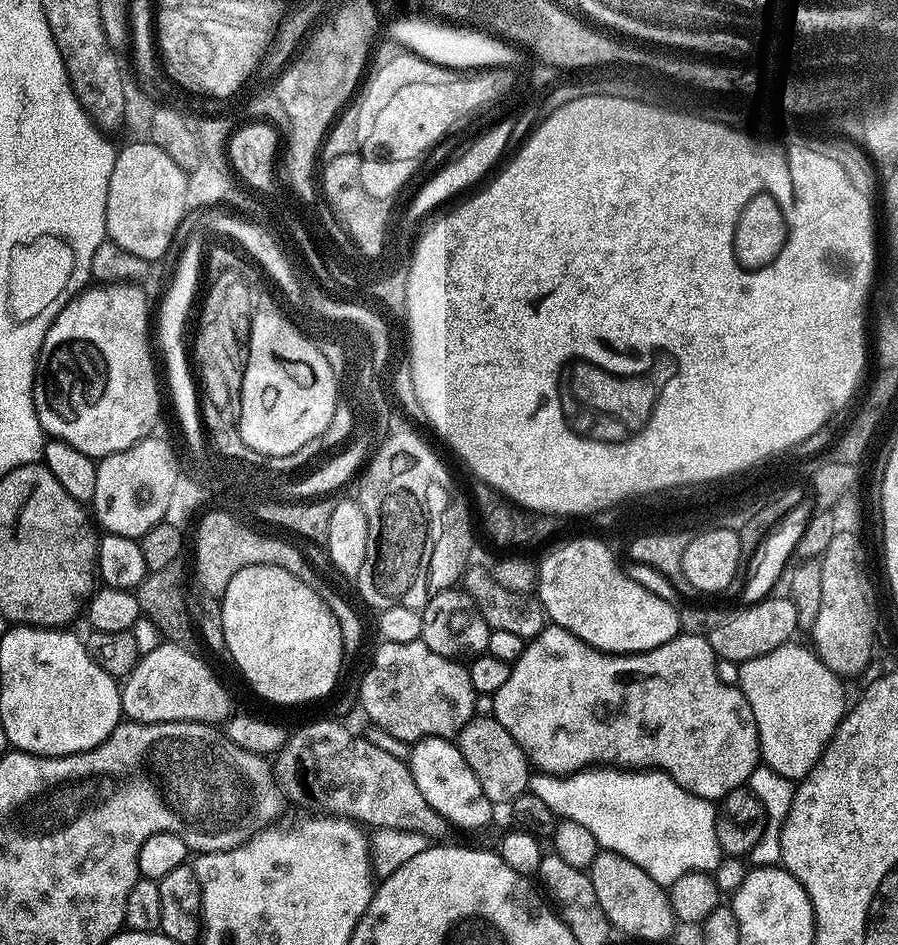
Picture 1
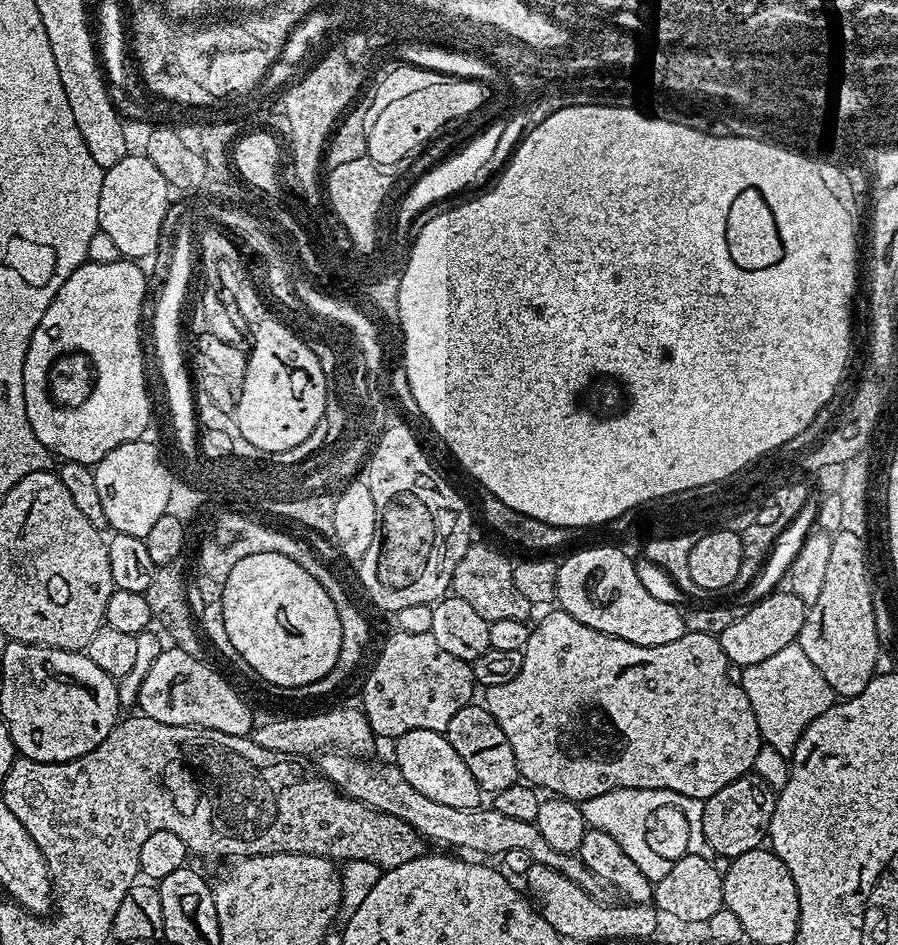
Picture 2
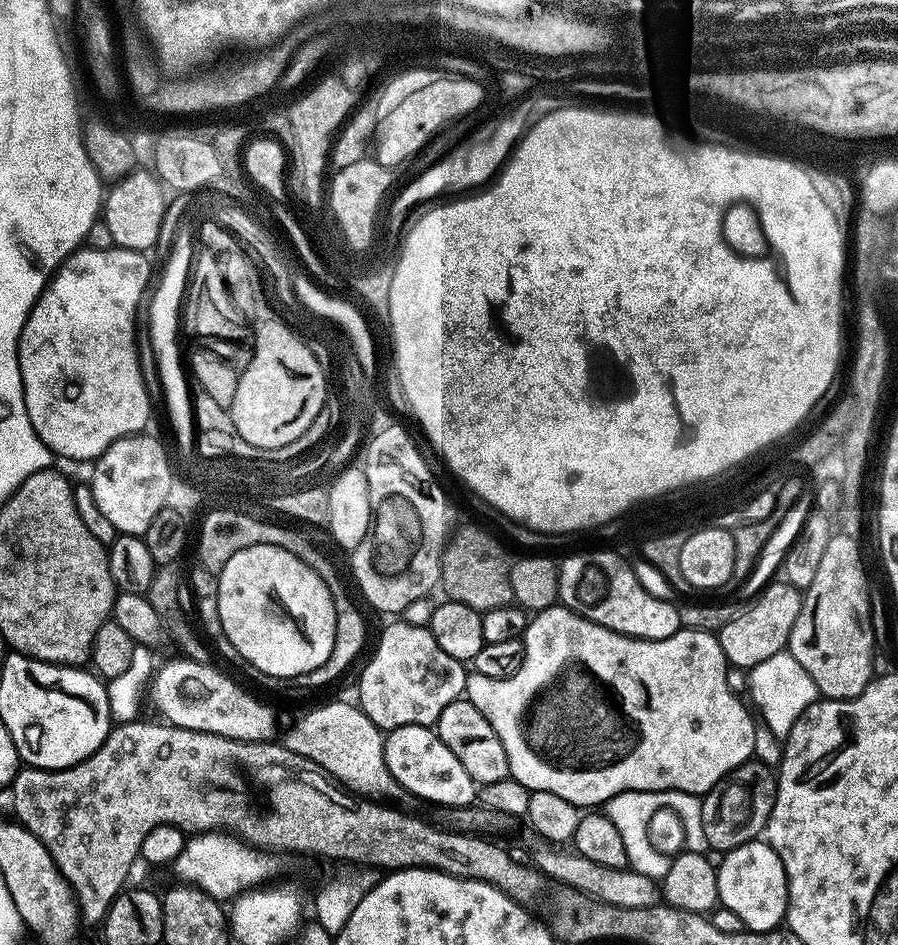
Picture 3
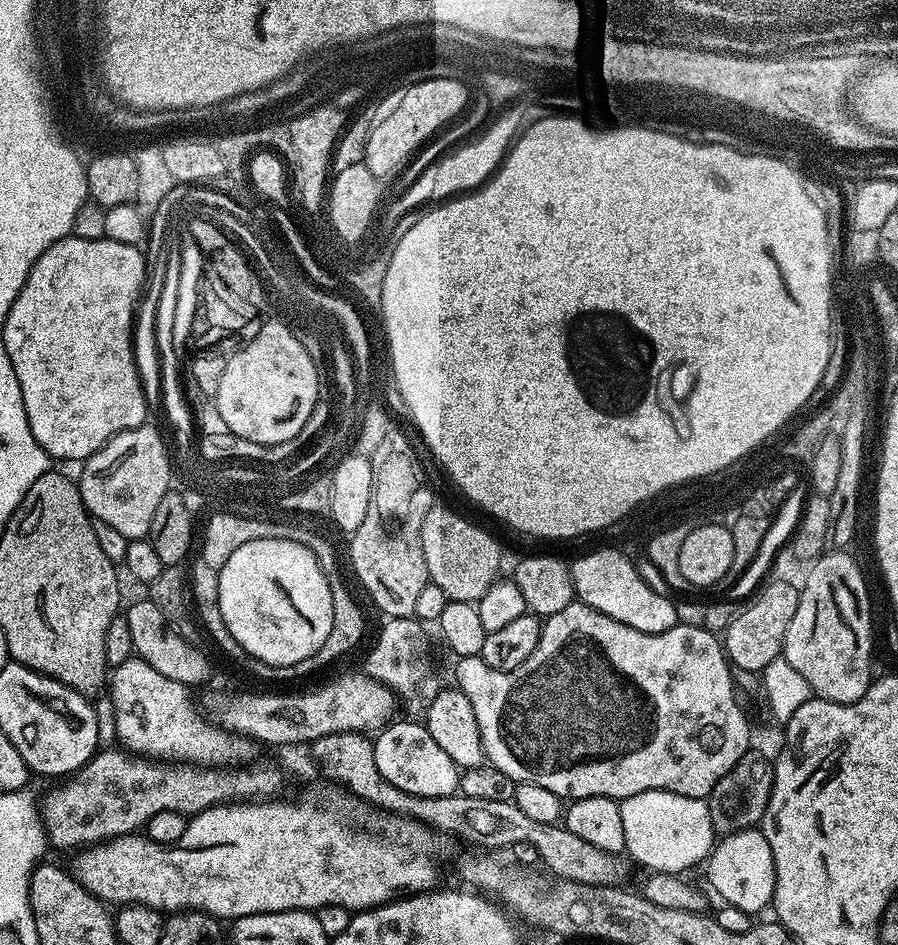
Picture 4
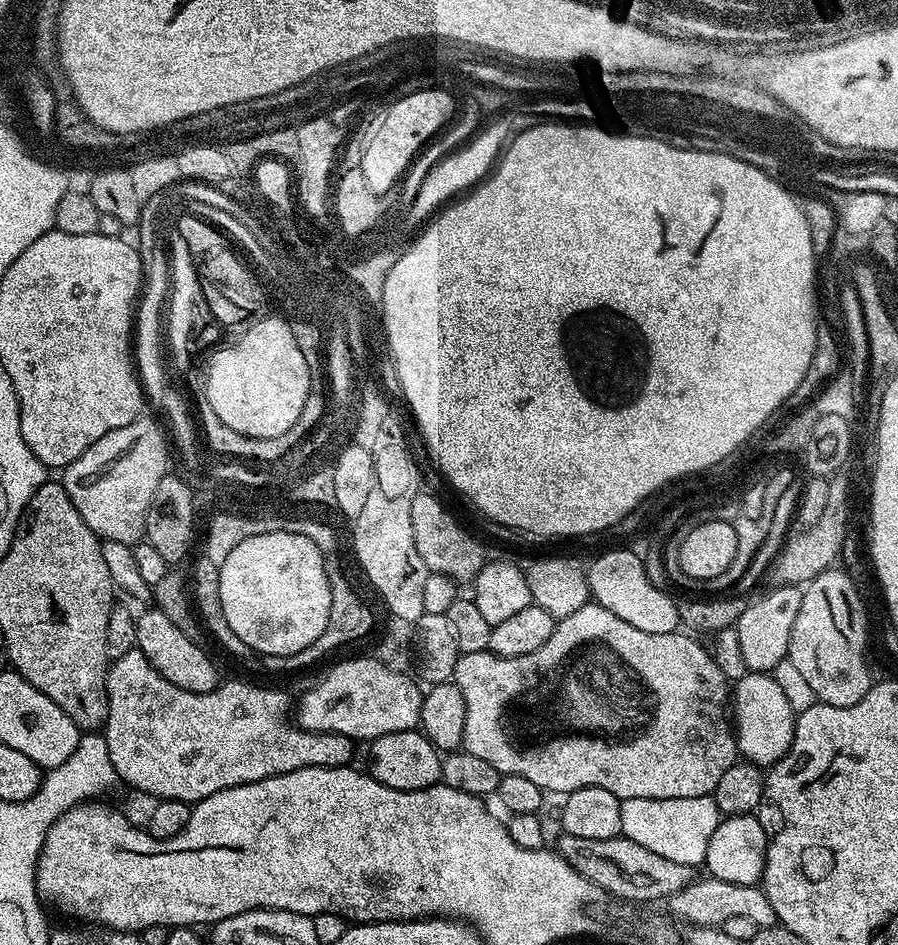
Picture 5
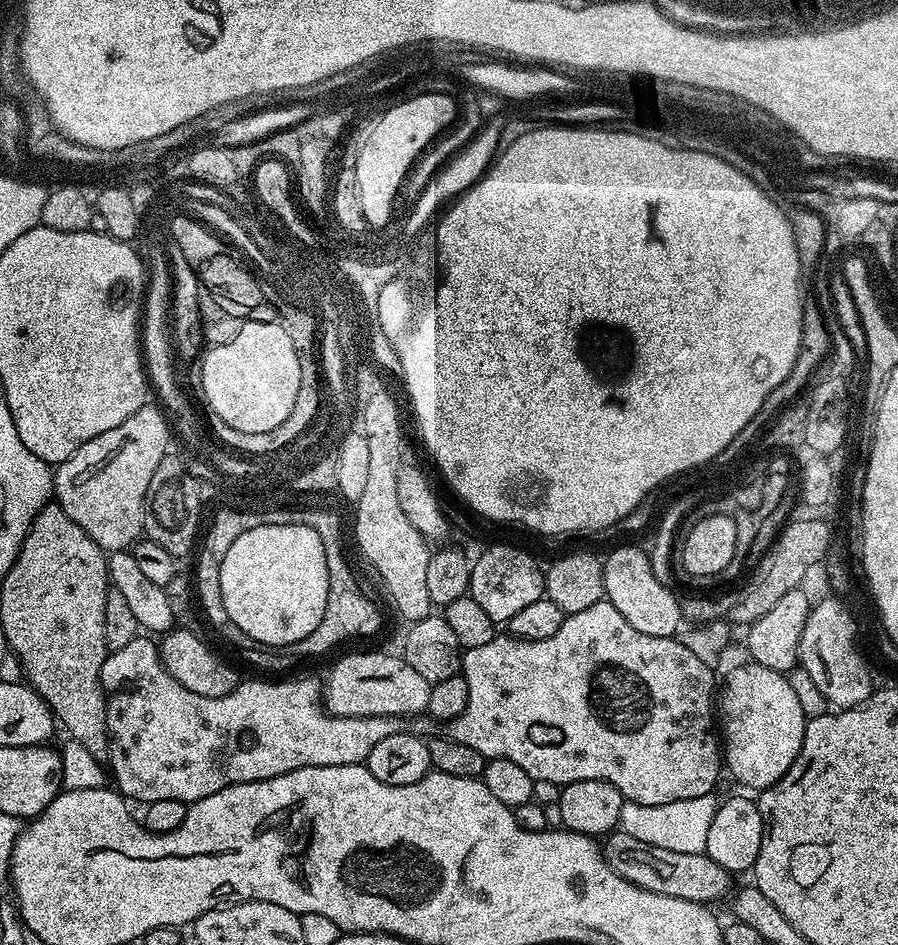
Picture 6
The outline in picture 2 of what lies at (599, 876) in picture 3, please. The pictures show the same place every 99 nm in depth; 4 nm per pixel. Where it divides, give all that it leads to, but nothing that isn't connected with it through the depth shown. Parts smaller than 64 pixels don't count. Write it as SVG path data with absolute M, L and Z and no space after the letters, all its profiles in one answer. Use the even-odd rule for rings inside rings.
M328 750L319 757L319 775L327 780L337 793L349 796L351 800L362 802L368 808L379 812L392 814L394 818L402 818L424 837L425 841L434 840L438 844L446 844L447 849L465 848L468 852L485 852L488 856L503 857L506 850L526 850L530 854L533 864L545 864L562 874L570 882L576 883L586 895L604 902L610 896L610 889L598 874L594 874L580 861L579 855L570 852L559 852L538 834L538 826L530 822L510 818L507 814L498 814L494 806L479 808L459 808L446 806L442 802L434 802L434 798L426 798L422 790L414 790L406 778L402 778L402 770L398 770L395 763L375 764L372 758L350 756L347 752Z

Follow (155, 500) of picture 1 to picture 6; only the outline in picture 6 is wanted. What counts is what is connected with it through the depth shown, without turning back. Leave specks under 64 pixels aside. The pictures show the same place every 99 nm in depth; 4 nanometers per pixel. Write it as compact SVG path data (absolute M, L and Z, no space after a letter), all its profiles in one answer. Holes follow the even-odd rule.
M145 406L139 408L126 422L114 426L114 430L106 430L106 434L98 434L98 438L90 438L70 458L66 458L54 468L54 500L98 542L105 553L123 552L131 549L141 539L144 532L144 510L148 502L150 478L154 478L154 470L158 470L158 462L170 450L164 438L170 433L169 421L164 421L165 413L159 407Z

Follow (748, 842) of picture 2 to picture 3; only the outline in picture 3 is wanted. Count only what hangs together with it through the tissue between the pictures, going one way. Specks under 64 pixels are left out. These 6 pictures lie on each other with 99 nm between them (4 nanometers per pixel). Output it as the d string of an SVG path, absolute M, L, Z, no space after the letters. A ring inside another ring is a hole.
M757 760L743 763L724 776L701 799L702 828L711 851L723 854L750 840L757 839L767 827L776 797L776 774L767 764Z

